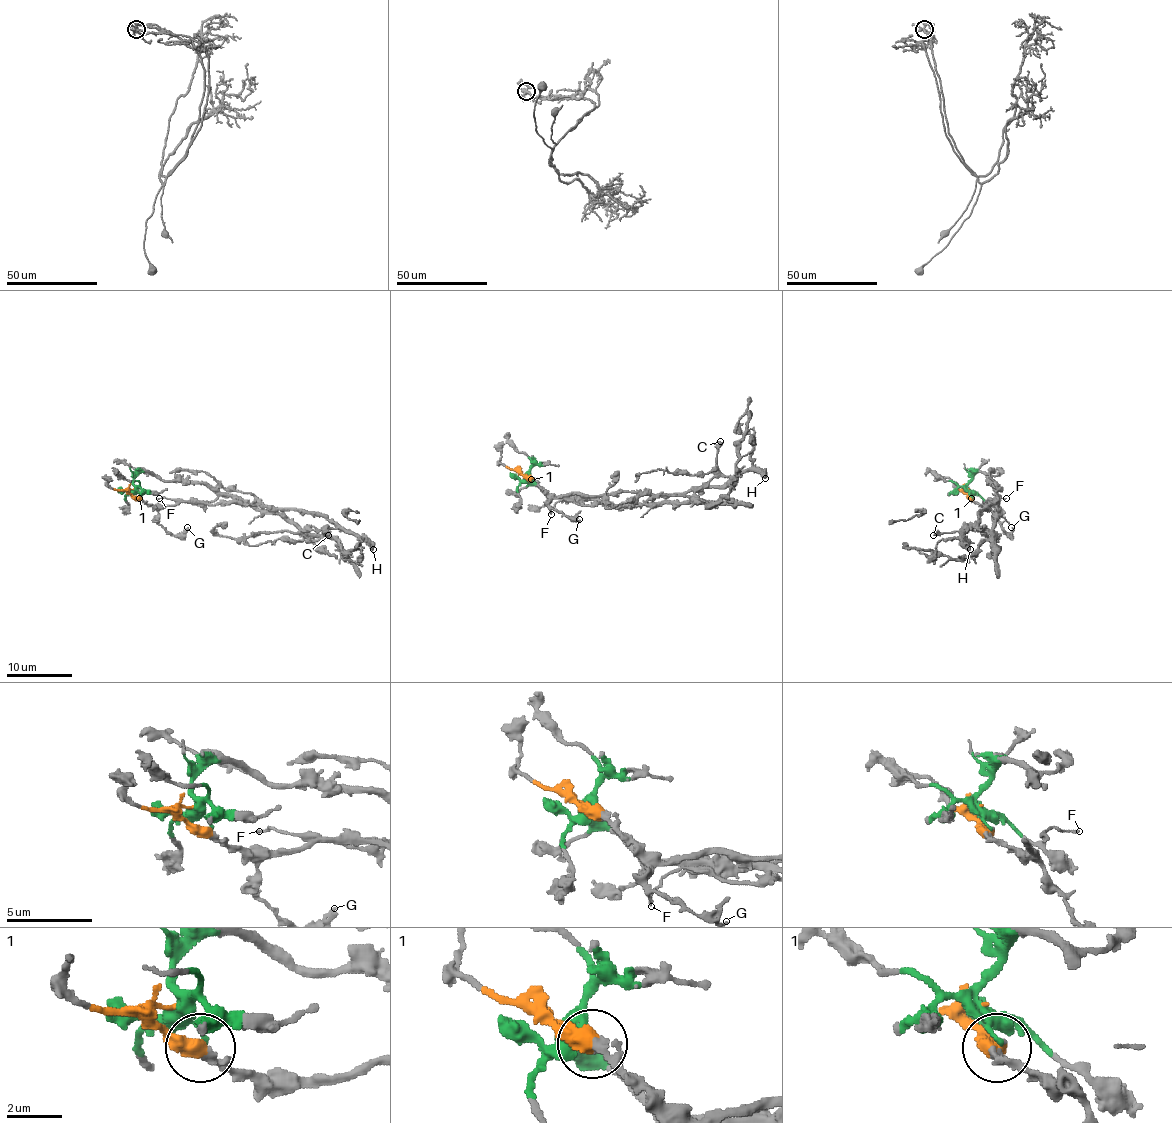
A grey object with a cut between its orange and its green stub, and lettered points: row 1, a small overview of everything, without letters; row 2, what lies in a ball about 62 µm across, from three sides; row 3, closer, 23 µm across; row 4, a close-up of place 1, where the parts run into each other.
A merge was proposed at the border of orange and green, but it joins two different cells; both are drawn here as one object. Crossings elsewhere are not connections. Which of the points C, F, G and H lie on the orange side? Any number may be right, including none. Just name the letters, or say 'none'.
C, G, H

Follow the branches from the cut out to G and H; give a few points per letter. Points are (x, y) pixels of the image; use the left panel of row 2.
G: (134, 488), (129, 491), (158, 512), (157, 520), (168, 532), (179, 535), (188, 527)
H: (134, 488), (129, 491), (142, 501), (163, 506), (243, 502), (324, 514), (373, 550)

